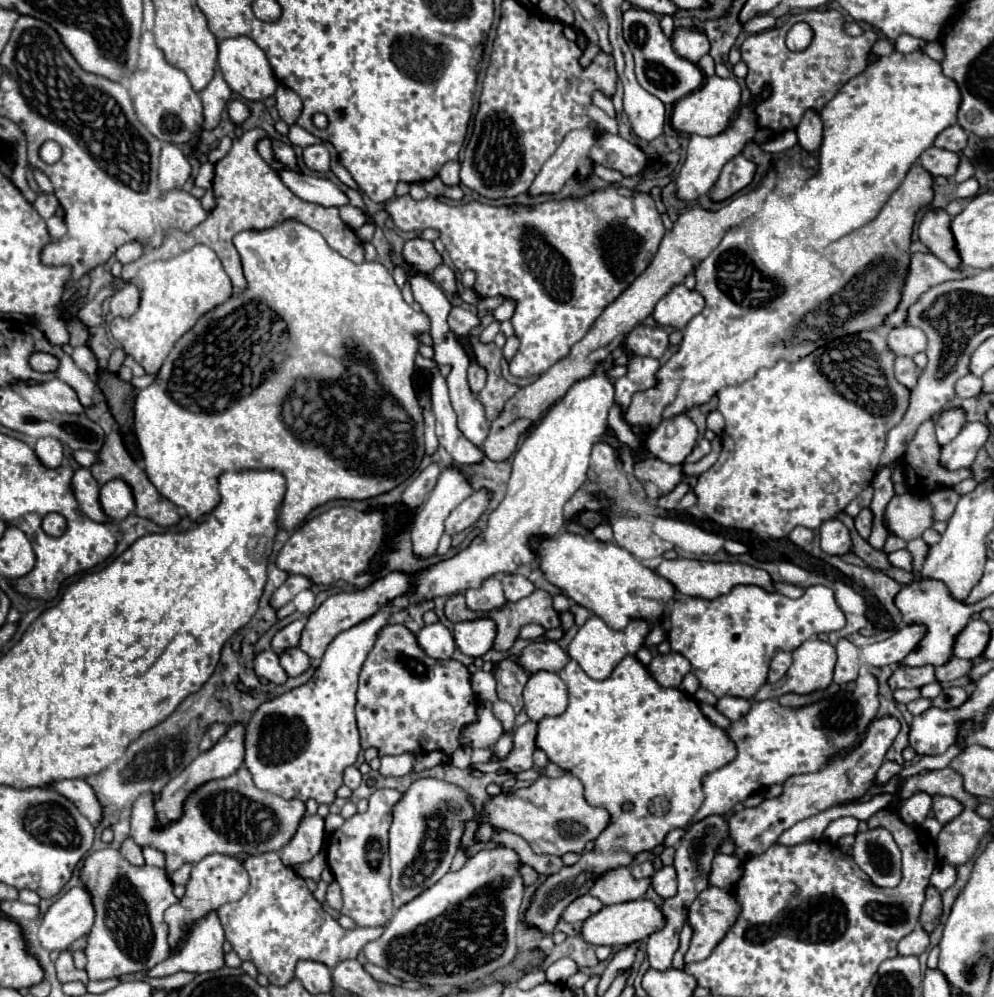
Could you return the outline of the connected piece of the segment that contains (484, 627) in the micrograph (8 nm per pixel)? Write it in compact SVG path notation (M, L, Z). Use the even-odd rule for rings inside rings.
M482 616L476 620L464 620L454 626L452 634L462 654L472 658L484 656L494 646L496 622L488 616Z

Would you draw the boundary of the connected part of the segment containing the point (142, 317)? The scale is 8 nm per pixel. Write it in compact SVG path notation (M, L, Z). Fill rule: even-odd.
M194 246L168 260L144 264L136 274L136 286L140 288L140 308L130 320L114 318L110 332L124 352L144 366L146 374L156 374L172 346L196 326L198 318L232 296L232 282L208 246Z

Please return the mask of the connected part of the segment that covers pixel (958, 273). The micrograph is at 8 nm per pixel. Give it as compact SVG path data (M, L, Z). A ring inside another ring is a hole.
M912 254L910 260L910 268L908 268L908 276L904 280L904 286L900 288L900 304L894 312L890 312L884 318L884 328L892 330L896 326L906 324L908 318L908 308L932 286L946 282L946 280L958 280L958 278L966 278L976 274L976 270L968 272L968 270L950 270L948 266L944 266L944 262L940 262L934 254Z

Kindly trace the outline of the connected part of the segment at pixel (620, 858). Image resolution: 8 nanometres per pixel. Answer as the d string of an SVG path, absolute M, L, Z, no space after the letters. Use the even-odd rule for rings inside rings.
M626 656L606 680L592 680L574 660L558 676L568 686L570 704L564 714L538 722L536 746L582 780L586 802L606 808L610 822L596 838L594 850L584 852L574 866L548 876L538 888L526 922L542 932L552 932L566 906L588 894L602 874L630 866L636 854L660 846L670 830L686 828L704 802L702 778L736 758L736 744L726 730L712 724L688 694L656 684L636 656ZM660 796L664 804L660 800L660 810L654 812L652 802ZM626 800L634 804L630 812L622 812Z

